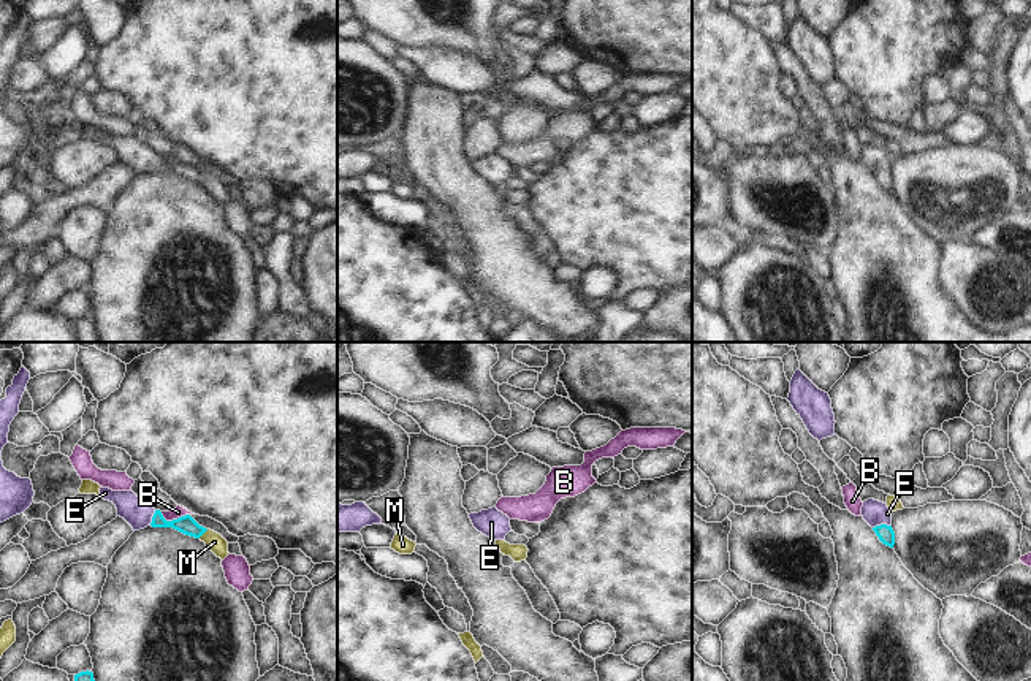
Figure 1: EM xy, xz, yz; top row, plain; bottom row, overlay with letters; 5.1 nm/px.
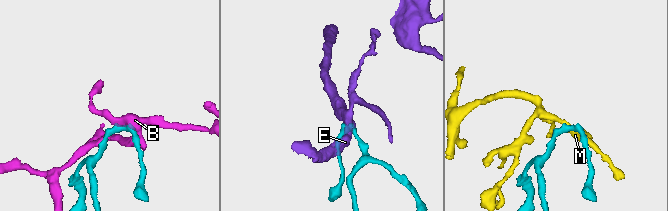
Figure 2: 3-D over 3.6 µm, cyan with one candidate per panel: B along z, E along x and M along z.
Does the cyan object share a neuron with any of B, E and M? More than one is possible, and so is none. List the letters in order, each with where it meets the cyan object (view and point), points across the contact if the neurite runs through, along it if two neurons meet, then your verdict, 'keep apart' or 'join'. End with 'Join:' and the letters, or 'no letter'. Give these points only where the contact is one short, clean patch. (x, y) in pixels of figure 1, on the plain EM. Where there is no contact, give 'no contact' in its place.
B: meets cyan in xy at (175, 165); border along xy (160, 157), (167, 165), (176, 165), (189, 159); keep apart
E: meets cyan in yz at (881, 170); runs through yz (886, 179), (881, 170), (875, 159); join
M: meets cyan in xy at (203, 178); border along xy (208, 175), (198, 182); keep apart
Join: E

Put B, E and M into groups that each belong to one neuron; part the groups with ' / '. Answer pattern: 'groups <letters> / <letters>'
groups B / E / M

